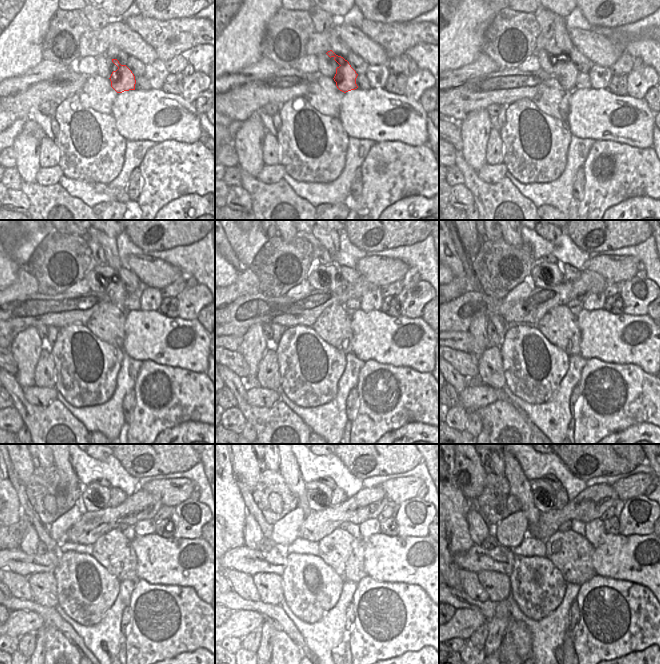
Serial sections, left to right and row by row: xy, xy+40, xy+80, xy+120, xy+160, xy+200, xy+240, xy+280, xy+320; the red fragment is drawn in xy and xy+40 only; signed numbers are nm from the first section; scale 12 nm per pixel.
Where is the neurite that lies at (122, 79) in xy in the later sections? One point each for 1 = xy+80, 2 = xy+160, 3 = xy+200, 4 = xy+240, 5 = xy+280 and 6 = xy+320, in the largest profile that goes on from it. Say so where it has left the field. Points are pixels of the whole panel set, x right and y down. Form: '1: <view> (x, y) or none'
1: xy+80 (565, 72)
2: xy+160 (336, 285)
3: xy+200 (557, 273)
4: xy+240 (105, 491)
5: xy+280 (317, 485)
6: xy+320 (540, 483)

